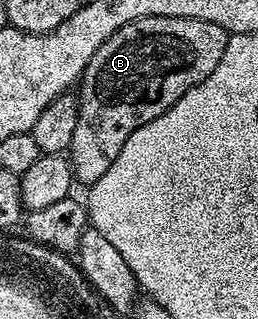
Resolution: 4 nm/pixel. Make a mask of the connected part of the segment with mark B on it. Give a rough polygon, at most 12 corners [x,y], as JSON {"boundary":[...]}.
{"boundary":[[121,25],[77,84],[69,148],[95,183],[137,129],[201,85],[229,32]]}

